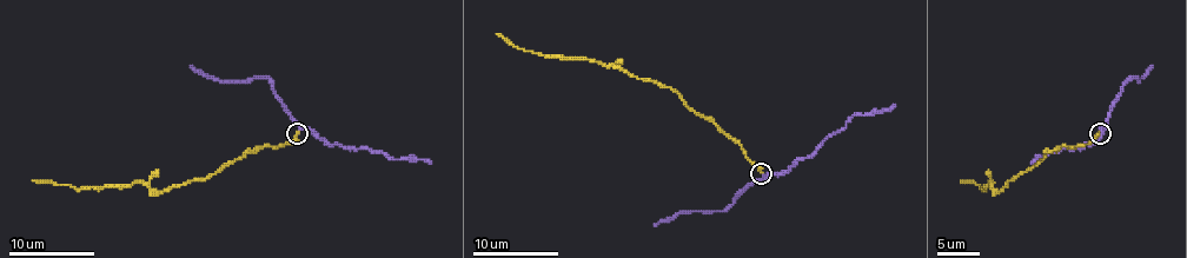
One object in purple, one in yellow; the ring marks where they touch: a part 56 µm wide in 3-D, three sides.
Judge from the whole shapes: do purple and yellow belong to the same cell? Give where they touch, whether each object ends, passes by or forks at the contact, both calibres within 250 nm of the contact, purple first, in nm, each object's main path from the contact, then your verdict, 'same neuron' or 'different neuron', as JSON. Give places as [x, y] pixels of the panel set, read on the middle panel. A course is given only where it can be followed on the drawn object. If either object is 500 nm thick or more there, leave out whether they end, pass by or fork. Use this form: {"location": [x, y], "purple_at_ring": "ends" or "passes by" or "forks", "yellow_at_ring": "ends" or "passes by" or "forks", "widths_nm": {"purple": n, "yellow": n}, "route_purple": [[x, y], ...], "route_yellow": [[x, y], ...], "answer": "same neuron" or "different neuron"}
{"location": [761, 173], "purple_at_ring": "passes by", "yellow_at_ring": "ends", "widths_nm": {"purple": 220, "yellow": 190}, "route_purple": [[763, 172], [775, 174], [808, 158], [854, 114], [882, 113], [895, 104]], "route_yellow": [[761, 172], [743, 149], [695, 113], [669, 87], [588, 59], [538, 55], [514, 46], [496, 34]], "answer": "same neuron"}

